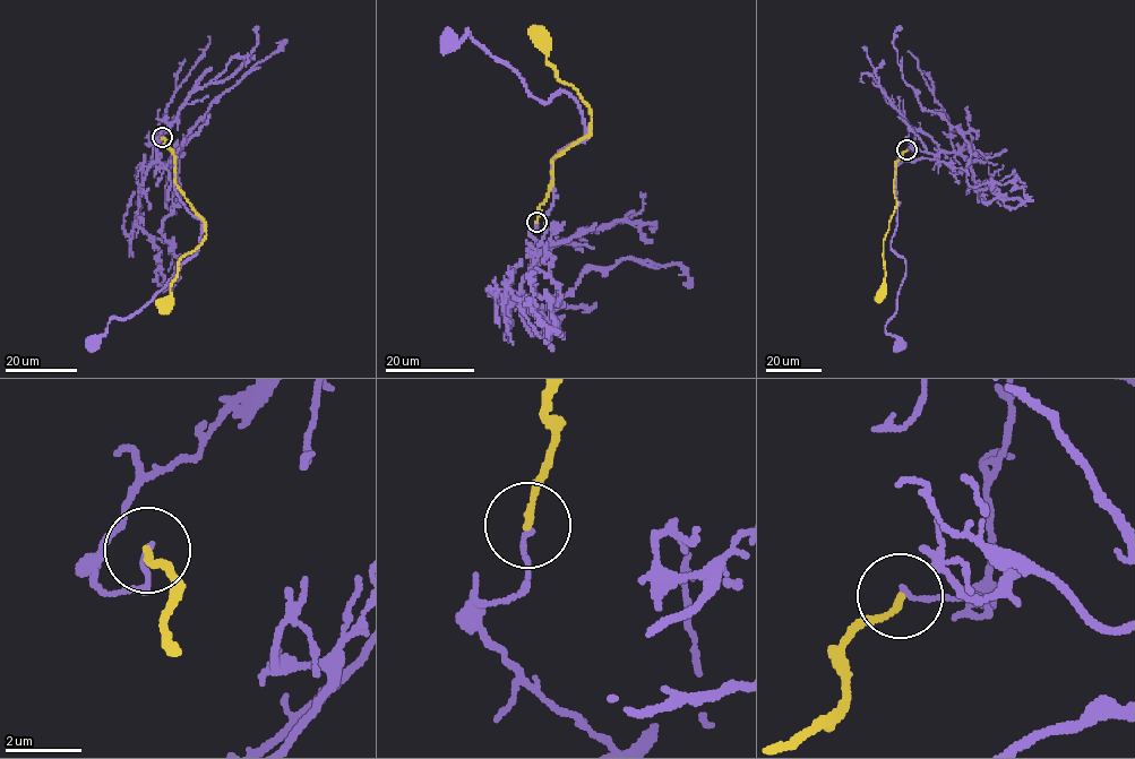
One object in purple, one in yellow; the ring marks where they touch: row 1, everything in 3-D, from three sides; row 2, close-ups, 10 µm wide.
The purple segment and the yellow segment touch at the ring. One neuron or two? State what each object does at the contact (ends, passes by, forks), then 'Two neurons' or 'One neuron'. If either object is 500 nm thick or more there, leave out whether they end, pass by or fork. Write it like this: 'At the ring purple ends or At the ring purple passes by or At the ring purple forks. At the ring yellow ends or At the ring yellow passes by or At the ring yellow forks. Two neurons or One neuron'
At the ring purple ends. At the ring yellow ends. Two neurons

